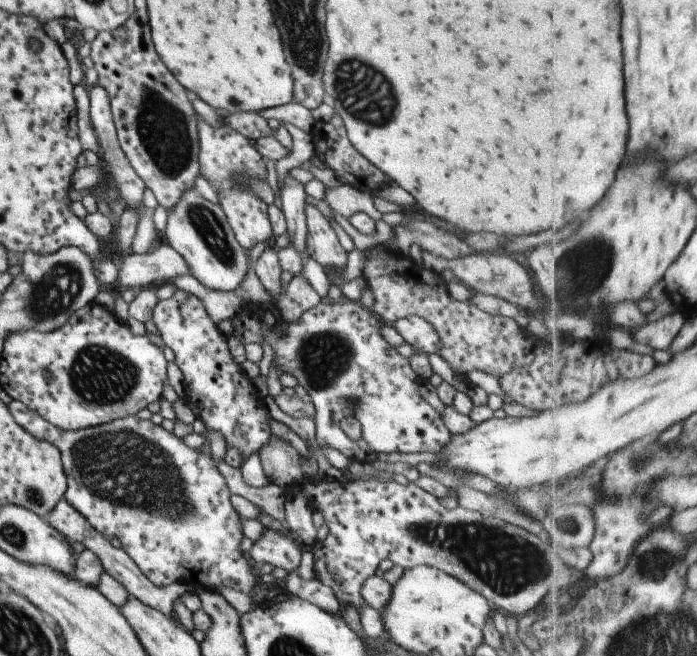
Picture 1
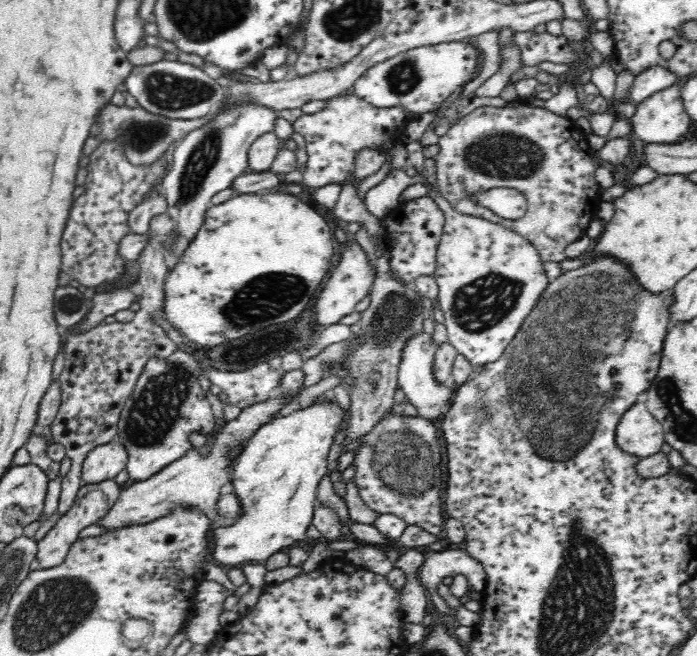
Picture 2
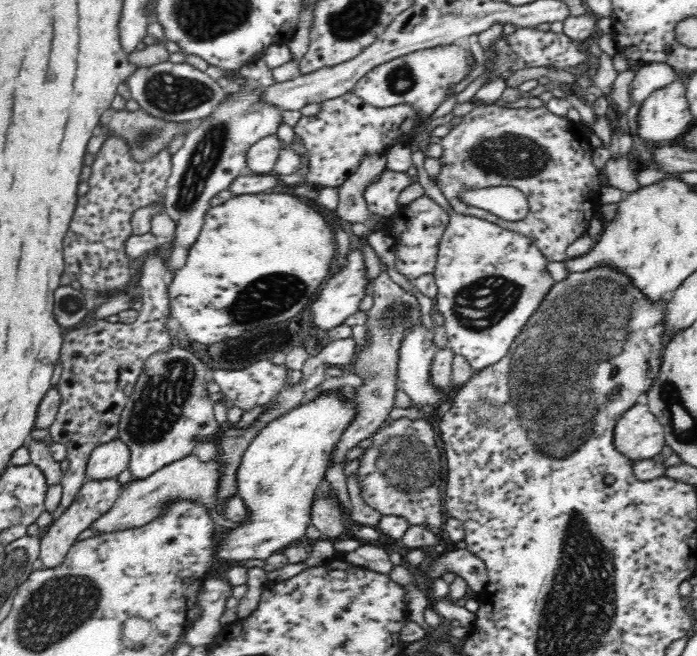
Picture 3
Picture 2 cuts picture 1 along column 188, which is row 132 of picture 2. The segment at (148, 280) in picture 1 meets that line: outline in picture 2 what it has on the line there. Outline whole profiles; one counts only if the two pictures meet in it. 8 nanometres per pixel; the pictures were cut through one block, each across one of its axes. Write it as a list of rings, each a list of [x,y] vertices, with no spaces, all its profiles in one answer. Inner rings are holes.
[[[275,131],[263,134],[249,148],[247,154],[248,170],[254,173],[270,172],[272,163],[281,148],[283,148],[283,142],[276,136]]]

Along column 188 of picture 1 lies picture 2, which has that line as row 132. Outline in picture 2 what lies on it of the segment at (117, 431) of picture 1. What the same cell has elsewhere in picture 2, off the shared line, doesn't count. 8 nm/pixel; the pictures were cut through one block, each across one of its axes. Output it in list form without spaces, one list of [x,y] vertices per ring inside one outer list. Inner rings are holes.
[[[528,105],[514,108],[482,106],[452,122],[448,132],[435,141],[440,145],[440,153],[433,158],[437,166],[436,185],[451,207],[460,214],[477,216],[521,234],[544,261],[560,262],[566,259],[566,248],[582,238],[590,221],[597,217],[598,208],[603,201],[600,199],[602,188],[596,181],[593,151],[588,145],[587,134],[576,121],[567,116],[558,116],[546,108]],[[498,186],[515,188],[526,197],[527,211],[522,218],[503,219],[468,199],[468,194]]]

